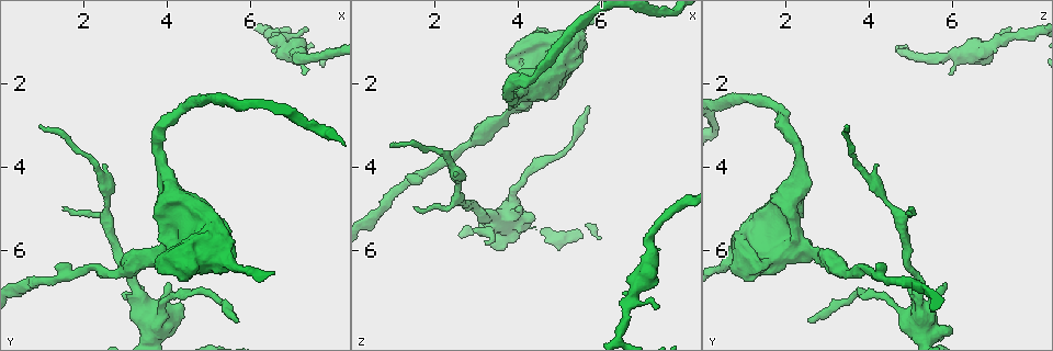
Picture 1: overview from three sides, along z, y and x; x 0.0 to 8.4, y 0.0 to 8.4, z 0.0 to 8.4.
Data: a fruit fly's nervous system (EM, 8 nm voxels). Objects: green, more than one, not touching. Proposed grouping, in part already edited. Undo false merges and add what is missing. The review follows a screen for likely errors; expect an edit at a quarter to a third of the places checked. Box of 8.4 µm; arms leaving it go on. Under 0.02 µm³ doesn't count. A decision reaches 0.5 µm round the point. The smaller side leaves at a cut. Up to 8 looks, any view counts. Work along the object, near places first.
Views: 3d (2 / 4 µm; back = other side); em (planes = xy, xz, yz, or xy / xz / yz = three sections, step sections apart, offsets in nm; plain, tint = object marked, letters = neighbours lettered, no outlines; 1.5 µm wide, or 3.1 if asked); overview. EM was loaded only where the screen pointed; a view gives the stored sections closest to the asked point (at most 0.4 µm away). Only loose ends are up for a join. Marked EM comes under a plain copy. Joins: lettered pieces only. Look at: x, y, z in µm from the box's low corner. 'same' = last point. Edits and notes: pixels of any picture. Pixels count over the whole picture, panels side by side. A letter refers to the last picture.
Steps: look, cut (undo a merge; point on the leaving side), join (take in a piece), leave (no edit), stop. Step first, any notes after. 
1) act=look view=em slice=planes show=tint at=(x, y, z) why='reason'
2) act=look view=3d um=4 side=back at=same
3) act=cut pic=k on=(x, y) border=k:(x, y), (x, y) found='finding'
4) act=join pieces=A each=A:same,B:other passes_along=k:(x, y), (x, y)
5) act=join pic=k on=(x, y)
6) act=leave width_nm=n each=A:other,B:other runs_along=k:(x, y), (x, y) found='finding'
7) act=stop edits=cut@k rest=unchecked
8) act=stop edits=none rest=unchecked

act=look view=em slice=xz step=4 show=letters at=(3.25, 6.85, 5.85) why='an open end'

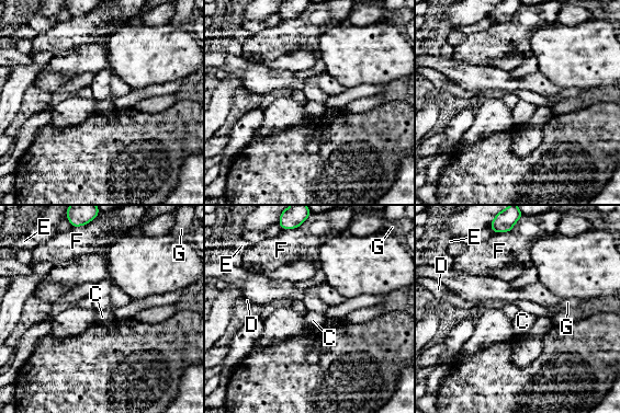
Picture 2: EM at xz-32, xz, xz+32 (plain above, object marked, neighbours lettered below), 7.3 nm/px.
act=look view=em slice=yz step=4 show=letters at=same why='another direction'

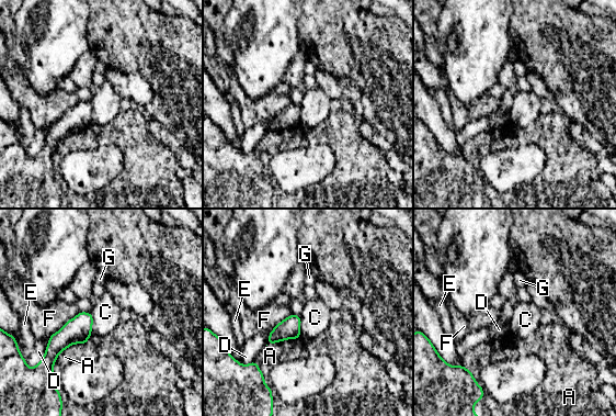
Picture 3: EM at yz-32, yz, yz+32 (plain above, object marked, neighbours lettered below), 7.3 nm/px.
act=leave each=A:other,C:other,D:other,E:other,F:other,G:other border=3:(299, 315), (300, 337) found='none of them fits'

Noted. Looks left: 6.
act=look view=3d um=4 at=(0.90, 3.10, 3.50) why='thin end'

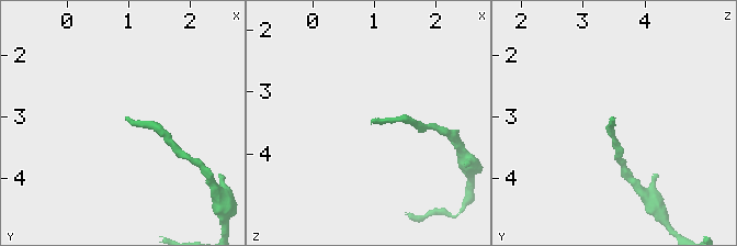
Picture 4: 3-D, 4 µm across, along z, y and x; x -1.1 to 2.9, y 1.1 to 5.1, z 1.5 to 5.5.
act=look view=em slice=xz step=8 show=tint at=(0.95, 3.10, 3.50)

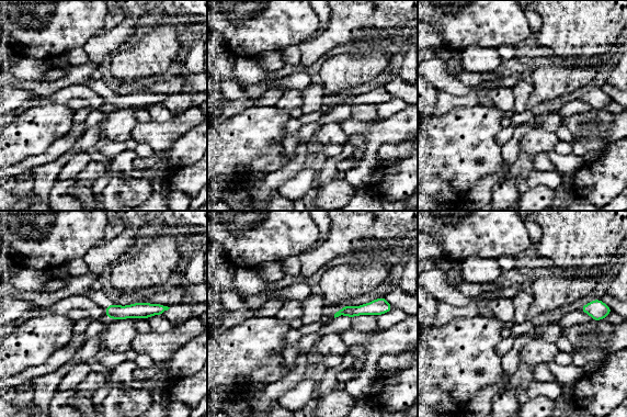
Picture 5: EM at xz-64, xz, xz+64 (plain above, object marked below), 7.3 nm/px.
act=look view=em slice=planes show=letters at=same

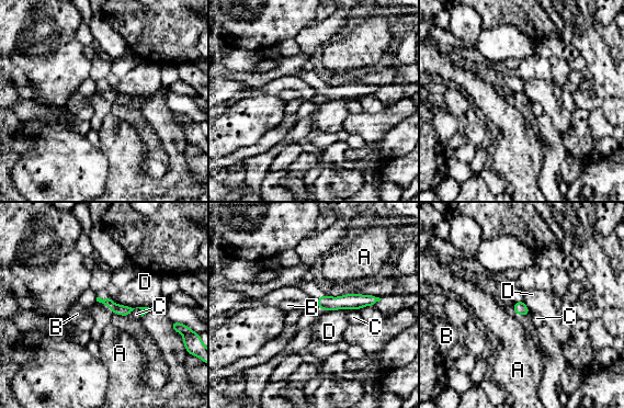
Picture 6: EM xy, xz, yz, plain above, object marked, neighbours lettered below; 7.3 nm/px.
act=leave width_nm=80 each=A:other,B:other,C:other,D:other border=6:(95, 297), (97, 301) found='no lettered piece goes on from it'

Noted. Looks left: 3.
act=look view=em slice=xy step=8 show=tint at=(7.40, 0.70, 7.35) why='branch stops here'

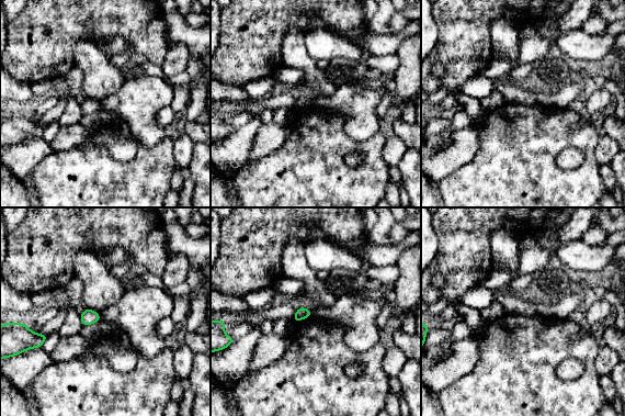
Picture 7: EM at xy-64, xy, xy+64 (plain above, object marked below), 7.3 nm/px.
act=look view=em slice=planes show=tint at=same why='cut it another way'

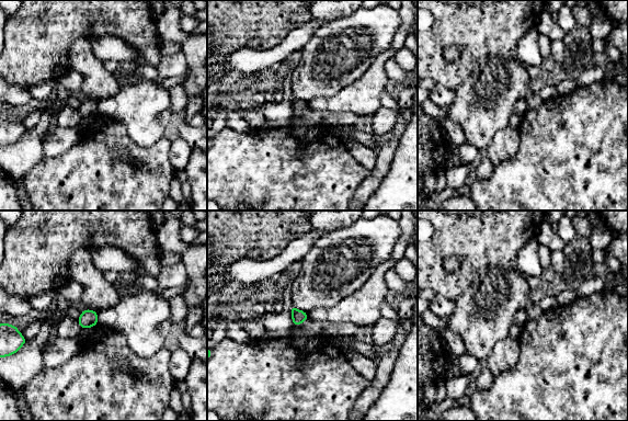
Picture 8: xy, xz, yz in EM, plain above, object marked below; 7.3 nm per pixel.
act=look view=em slice=planes show=letters at=same

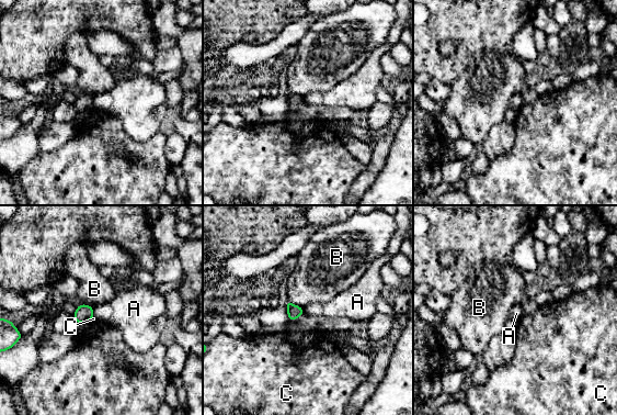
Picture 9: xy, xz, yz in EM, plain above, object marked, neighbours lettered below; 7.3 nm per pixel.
act=leave each=A:other,B:other,C:other found='none of them fits'

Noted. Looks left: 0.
act=stop edits=none rest=unchecked

